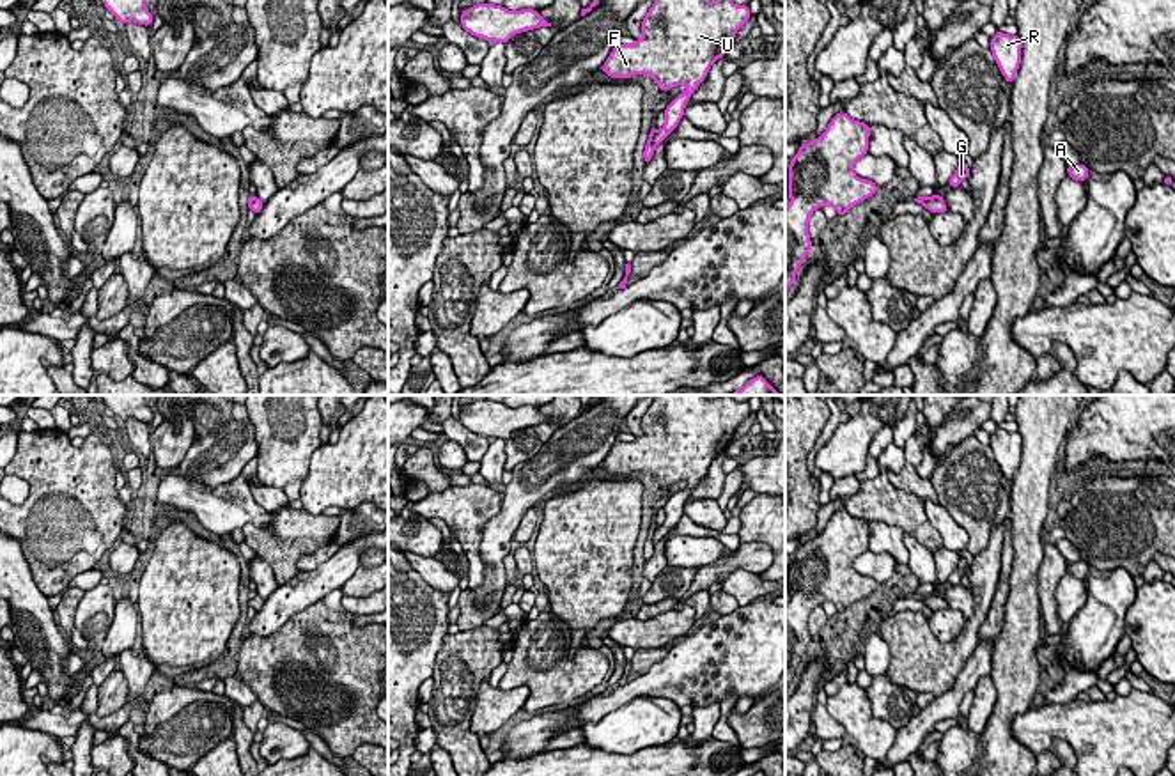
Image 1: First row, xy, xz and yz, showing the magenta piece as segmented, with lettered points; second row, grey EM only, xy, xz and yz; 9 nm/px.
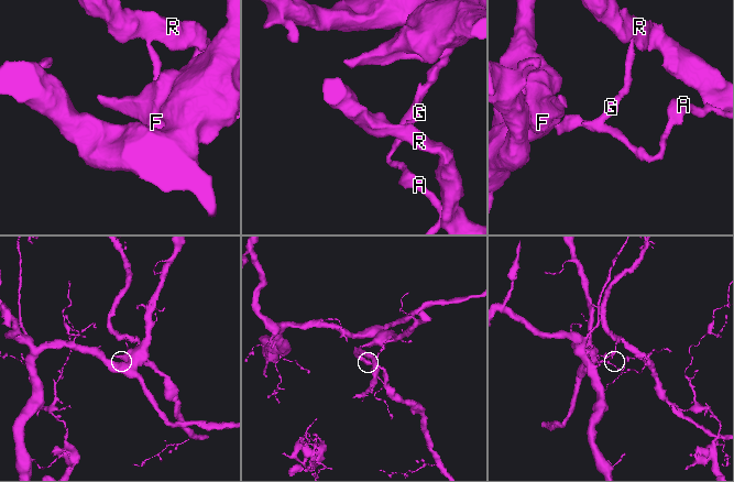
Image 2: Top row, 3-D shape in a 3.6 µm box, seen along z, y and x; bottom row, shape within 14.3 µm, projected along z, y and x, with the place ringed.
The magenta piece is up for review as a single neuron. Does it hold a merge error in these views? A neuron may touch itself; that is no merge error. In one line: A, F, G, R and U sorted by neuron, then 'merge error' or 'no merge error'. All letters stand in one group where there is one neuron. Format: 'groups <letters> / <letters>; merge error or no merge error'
groups A F U / G R; merge error

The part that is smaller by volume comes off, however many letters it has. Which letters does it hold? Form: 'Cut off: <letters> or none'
Cut off: G, R

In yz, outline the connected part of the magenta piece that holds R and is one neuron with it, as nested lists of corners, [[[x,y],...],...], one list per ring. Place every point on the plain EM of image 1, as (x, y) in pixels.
[[[996,429],[991,436],[991,448],[1003,475],[1012,482],[1021,462],[1023,438],[1019,432]]]

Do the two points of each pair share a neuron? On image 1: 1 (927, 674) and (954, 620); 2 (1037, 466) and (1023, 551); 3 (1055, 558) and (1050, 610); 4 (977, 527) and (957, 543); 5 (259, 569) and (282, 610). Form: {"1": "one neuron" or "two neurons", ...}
{"1": "two neurons", "2": "one neuron", "3": "one neuron", "4": "two neurons", "5": "two neurons"}

